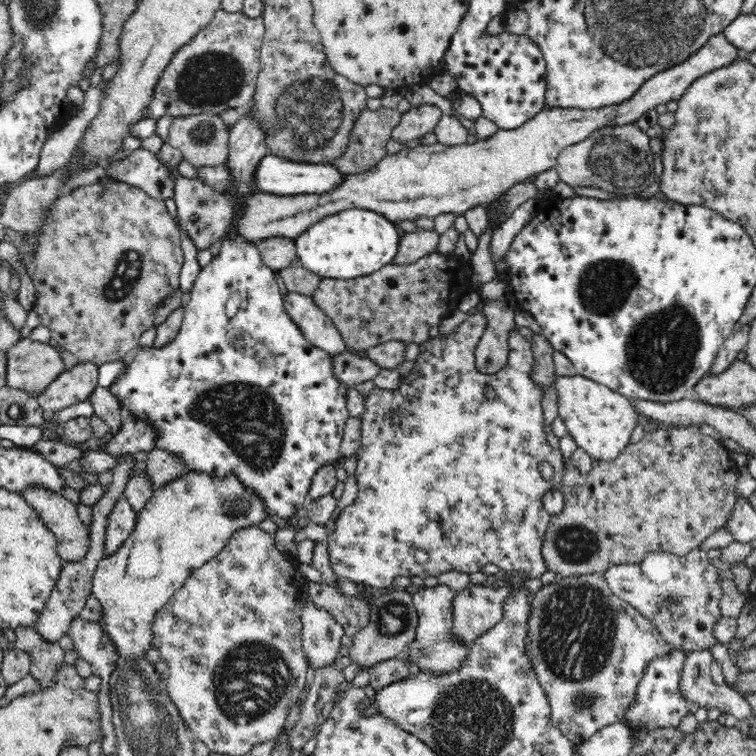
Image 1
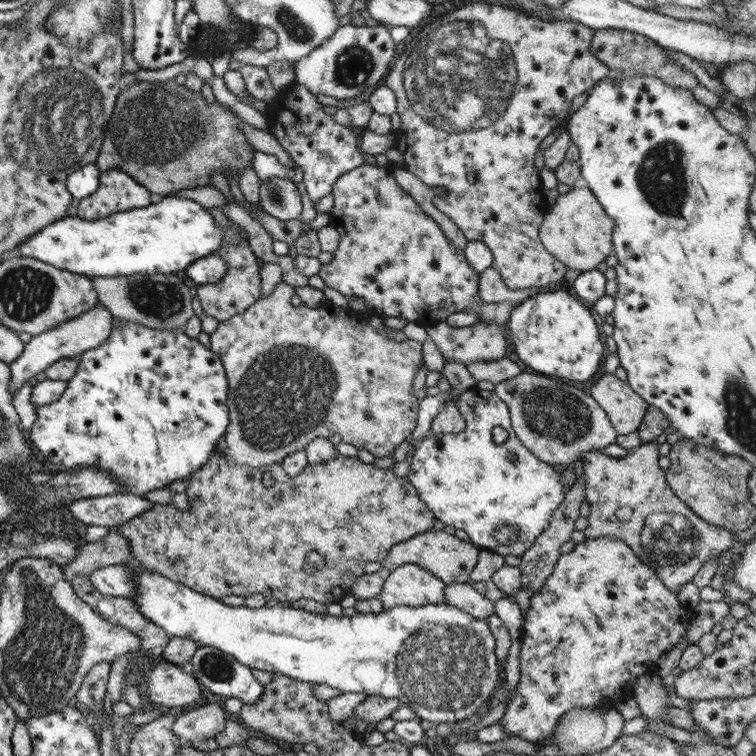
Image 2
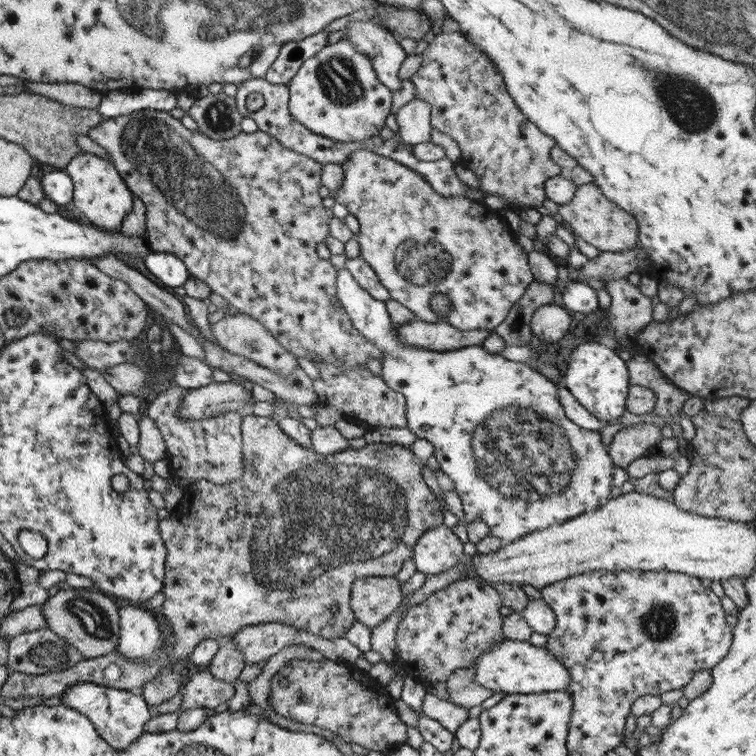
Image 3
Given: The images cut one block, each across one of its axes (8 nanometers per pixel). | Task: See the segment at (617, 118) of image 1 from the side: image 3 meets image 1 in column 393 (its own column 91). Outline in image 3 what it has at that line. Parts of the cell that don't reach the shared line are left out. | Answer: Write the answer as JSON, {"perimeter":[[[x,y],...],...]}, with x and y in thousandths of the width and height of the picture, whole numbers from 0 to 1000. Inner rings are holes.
{"perimeter":[[[110,202],[97,206],[83,221],[95,238],[95,270],[119,295],[139,303],[157,303],[163,286],[175,275],[176,257],[147,213]]]}

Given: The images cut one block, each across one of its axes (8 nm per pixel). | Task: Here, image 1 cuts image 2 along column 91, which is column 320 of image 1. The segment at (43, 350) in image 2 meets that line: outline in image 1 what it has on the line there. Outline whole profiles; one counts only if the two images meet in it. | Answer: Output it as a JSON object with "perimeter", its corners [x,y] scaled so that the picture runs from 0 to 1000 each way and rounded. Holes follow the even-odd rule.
{"perimeter":[[[381,385],[374,390],[374,405],[377,406],[378,414],[397,434],[402,446],[421,462],[431,463],[438,471],[447,471],[447,468],[459,466],[460,459],[458,451],[448,442],[439,422],[421,406],[421,402],[418,402],[413,393]]]}

